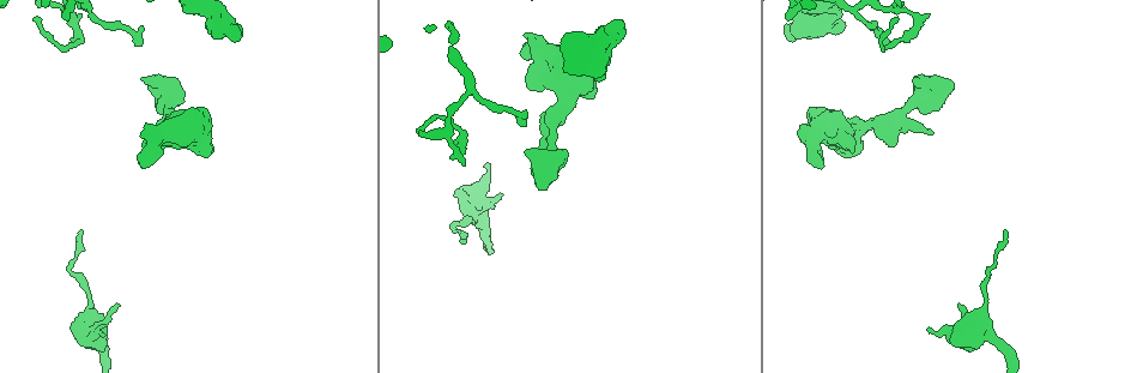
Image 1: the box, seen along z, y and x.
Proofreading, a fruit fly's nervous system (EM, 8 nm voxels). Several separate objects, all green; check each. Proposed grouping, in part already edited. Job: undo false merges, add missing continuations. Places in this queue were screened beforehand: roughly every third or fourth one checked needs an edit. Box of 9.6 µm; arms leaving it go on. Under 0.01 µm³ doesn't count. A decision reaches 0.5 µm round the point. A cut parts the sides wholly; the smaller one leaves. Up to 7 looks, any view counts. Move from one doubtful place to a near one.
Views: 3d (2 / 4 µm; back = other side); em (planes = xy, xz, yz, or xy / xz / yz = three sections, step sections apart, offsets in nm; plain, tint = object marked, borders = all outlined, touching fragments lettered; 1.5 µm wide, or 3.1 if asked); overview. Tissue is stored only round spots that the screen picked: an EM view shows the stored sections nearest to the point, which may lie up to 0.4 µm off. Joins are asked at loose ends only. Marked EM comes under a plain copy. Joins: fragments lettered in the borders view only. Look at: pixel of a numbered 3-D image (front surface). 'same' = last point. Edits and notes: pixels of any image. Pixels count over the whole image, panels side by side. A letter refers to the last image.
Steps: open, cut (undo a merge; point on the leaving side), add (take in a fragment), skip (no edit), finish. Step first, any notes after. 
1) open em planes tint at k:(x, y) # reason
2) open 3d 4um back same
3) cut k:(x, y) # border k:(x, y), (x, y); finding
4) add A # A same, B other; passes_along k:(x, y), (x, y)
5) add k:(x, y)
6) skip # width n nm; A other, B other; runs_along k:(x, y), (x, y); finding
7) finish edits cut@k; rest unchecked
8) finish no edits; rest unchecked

open em xz step 4 borders at 1:(881, 46) # sharp bend

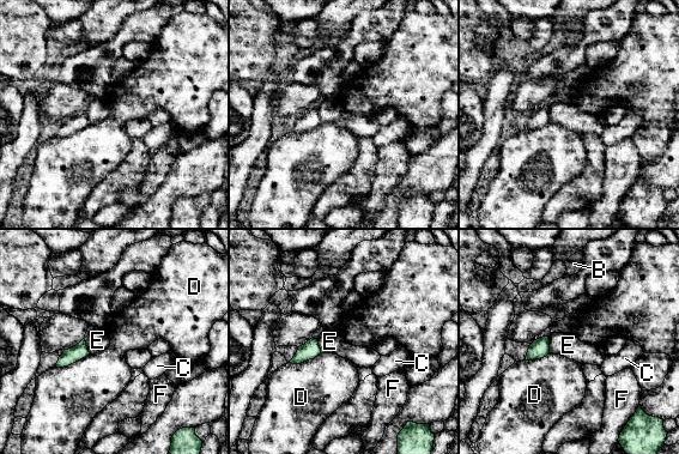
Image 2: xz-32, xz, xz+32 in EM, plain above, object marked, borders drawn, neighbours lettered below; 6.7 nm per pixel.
skip # B other, C other, D other, E other, F other; border 2:(547, 337), (550, 352); one cell here

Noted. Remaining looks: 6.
open em planes tint at 1:(847, 156) # branch stops here

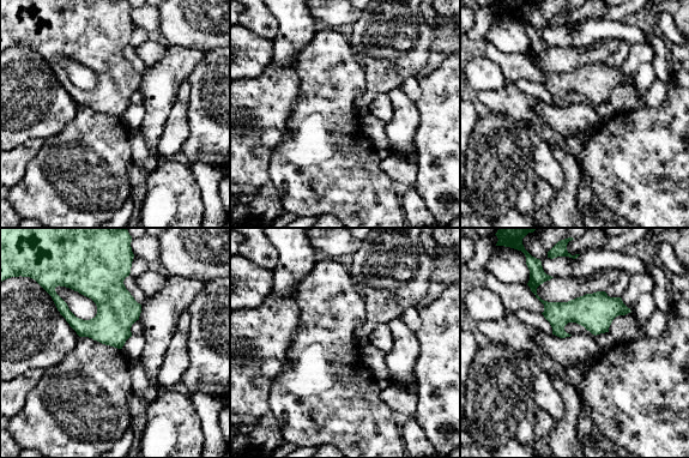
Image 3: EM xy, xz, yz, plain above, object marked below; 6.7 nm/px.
open em planes borders same # what lies round it

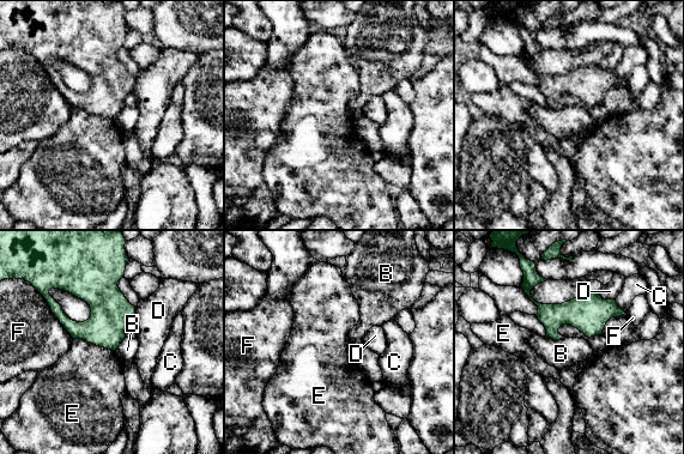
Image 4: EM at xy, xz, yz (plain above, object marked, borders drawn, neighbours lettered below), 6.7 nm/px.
skip # B other, C other, D other, E other, F other; border 4:(73, 338), (80, 338), (114, 351); none of them fits

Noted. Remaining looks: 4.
open em planes borders at 1:(946, 100)

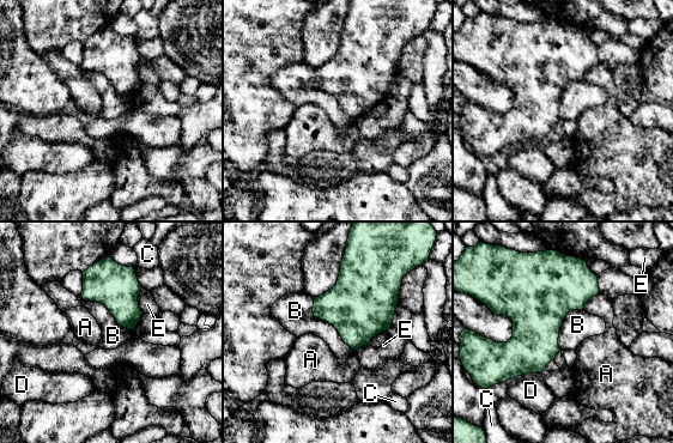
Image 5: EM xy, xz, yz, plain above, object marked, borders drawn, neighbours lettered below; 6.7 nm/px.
skip # A other, B other, C other, D other, E other; border 5:(313, 298), (313, 314), (355, 351); none of them fits

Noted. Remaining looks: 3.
finish no edits; rest unchecked

